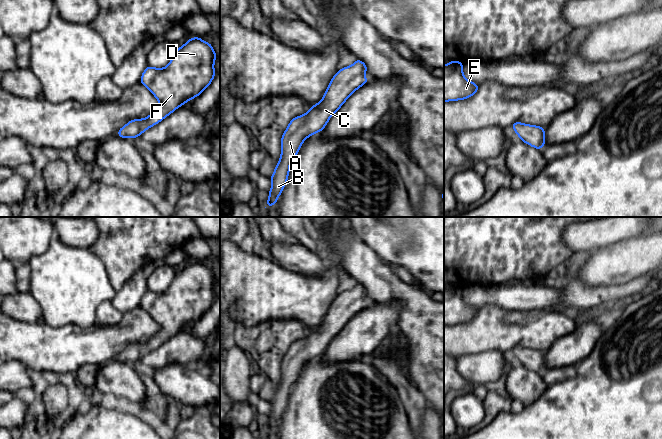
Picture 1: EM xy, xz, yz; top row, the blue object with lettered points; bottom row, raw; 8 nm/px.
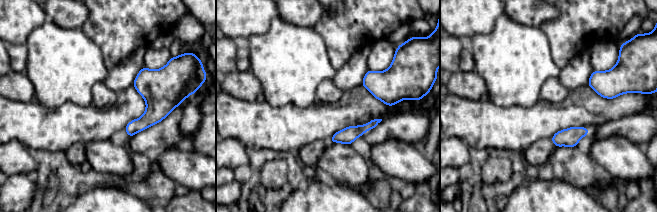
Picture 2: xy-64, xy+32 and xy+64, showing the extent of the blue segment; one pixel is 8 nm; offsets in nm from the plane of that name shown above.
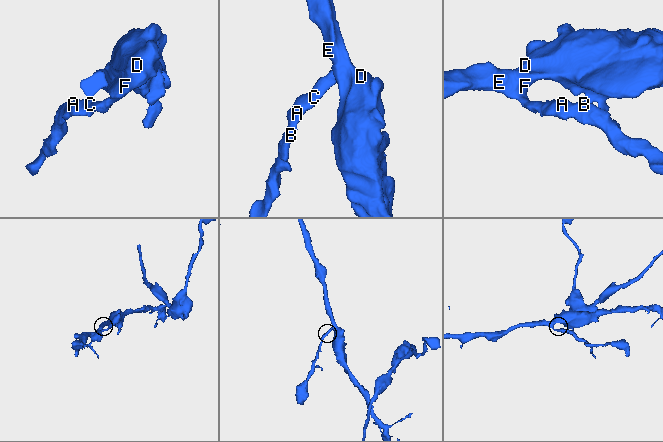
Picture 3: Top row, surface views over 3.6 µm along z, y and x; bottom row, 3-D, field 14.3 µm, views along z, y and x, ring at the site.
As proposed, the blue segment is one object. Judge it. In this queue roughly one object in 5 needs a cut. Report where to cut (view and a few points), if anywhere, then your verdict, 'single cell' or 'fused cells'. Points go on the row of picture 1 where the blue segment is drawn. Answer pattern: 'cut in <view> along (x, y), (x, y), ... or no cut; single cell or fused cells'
no cut; single cell

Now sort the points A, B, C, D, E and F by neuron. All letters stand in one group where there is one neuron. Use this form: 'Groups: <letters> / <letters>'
Groups: A B C D E F

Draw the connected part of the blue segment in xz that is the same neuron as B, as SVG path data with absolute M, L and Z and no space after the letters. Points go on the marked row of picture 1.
M357 59L351 66L339 69L330 81L324 97L310 107L304 115L293 118L281 138L281 156L270 177L272 186L266 207L277 203L290 171L290 164L297 156L303 142L311 135L323 131L332 115L361 86L368 82L366 64Z

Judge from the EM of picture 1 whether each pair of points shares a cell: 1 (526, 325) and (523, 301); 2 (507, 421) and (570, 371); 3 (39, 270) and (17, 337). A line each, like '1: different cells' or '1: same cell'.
1: different cells
2: different cells
3: different cells

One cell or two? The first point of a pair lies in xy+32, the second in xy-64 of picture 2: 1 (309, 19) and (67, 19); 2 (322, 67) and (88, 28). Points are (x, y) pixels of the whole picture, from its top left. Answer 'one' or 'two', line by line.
1: one
2: two

